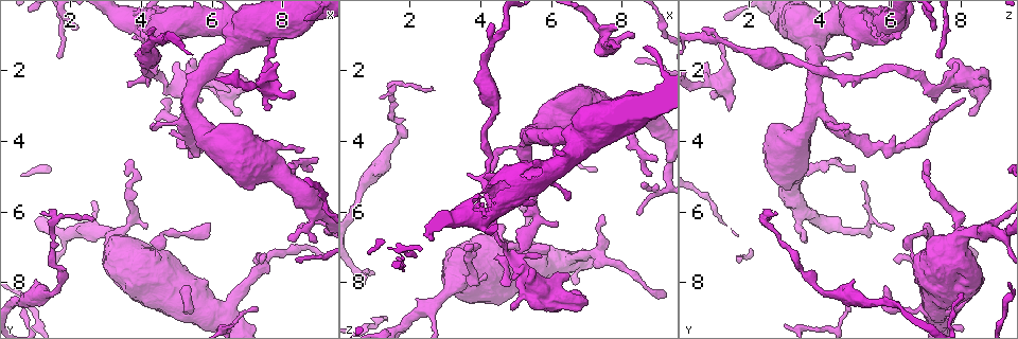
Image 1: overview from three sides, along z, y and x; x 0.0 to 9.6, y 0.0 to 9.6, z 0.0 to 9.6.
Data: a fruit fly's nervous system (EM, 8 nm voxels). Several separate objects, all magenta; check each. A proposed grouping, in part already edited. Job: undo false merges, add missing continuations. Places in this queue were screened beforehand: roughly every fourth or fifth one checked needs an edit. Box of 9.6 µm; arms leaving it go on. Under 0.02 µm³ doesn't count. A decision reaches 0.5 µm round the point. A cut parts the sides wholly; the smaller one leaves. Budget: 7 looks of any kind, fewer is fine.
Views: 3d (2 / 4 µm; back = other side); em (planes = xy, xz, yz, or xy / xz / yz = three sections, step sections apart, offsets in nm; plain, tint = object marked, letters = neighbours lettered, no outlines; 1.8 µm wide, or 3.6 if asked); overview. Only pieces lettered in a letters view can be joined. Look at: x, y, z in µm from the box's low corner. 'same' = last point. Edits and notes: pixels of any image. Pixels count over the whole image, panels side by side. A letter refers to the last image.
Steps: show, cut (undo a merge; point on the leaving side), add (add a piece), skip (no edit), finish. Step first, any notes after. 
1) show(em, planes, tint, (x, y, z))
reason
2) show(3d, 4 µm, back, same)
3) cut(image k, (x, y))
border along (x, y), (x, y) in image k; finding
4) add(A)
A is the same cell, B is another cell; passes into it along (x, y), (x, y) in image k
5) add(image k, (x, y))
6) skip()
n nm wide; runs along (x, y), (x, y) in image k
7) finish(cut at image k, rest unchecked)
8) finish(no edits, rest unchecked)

show(3d, 4 µm, (6.90, 2.55, 8.50))
stops while still wide

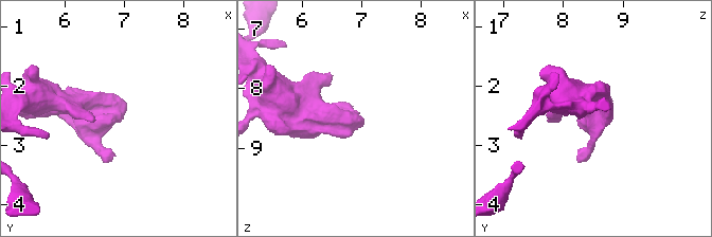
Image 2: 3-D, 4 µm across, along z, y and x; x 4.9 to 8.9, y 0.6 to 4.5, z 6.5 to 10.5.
show(em, planes, letters, (6.90, 2.65, 8.50))
shape alone is not enough

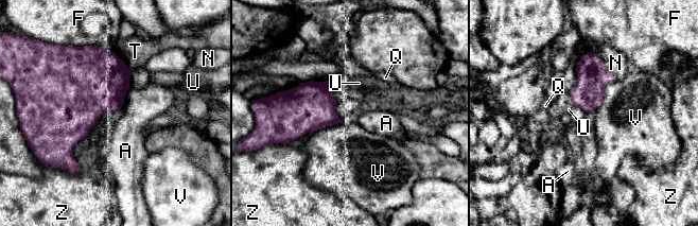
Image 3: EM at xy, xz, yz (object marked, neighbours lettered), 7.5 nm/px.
add(U)
U is the same cell, A, F, N, Q, T, V and Z are other cells; it goes on there

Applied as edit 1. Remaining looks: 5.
show(3d, 4 µm, (4.05, 1.30, 4.95))
an open end

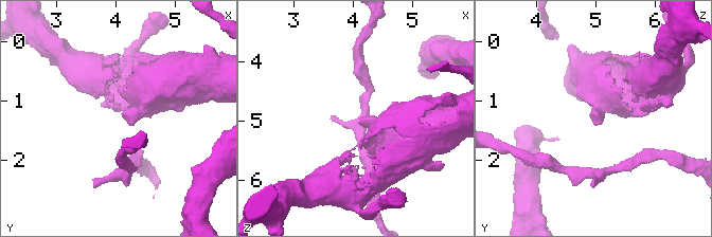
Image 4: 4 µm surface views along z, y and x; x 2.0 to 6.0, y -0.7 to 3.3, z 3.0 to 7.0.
show(em, yz, step 16, letters, (4.10, 1.30, 5.00))

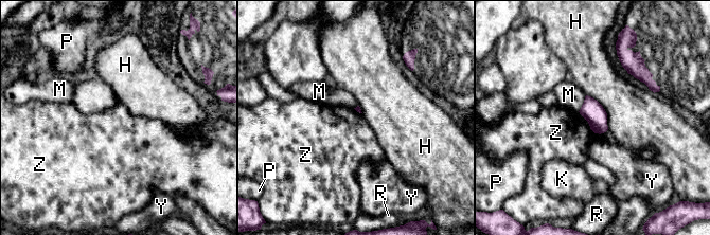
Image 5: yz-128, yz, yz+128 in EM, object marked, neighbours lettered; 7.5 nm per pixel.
show(em, xz, step 16, letters, same)
another direction

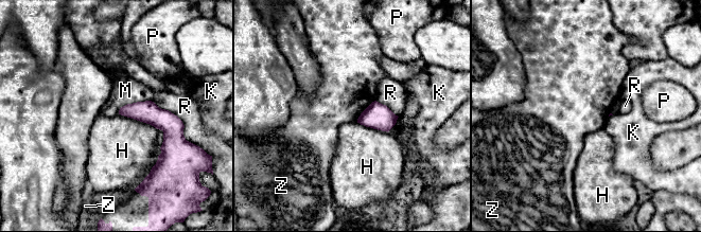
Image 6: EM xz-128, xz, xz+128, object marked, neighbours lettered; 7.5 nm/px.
skip()
H, K, M, P, R and Z are other cells; no lettered piece goes on from it

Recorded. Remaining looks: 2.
show(em, xz, step 4, letters, (4.90, 1.80, 7.90))

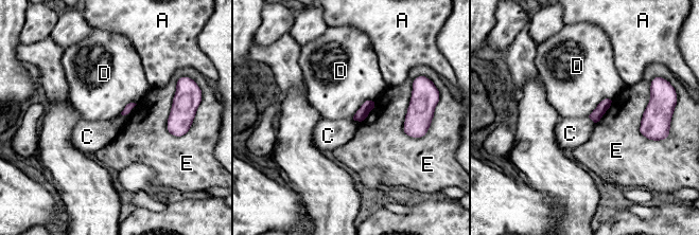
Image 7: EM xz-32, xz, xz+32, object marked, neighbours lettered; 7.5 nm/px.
skip()
E touches over 460 nm; A, C, D and E are other cells; border along (611, 100), (604, 98), (588, 115) in image 7; none of them fits

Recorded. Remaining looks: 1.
finish(add at image 3, rest unchecked)

